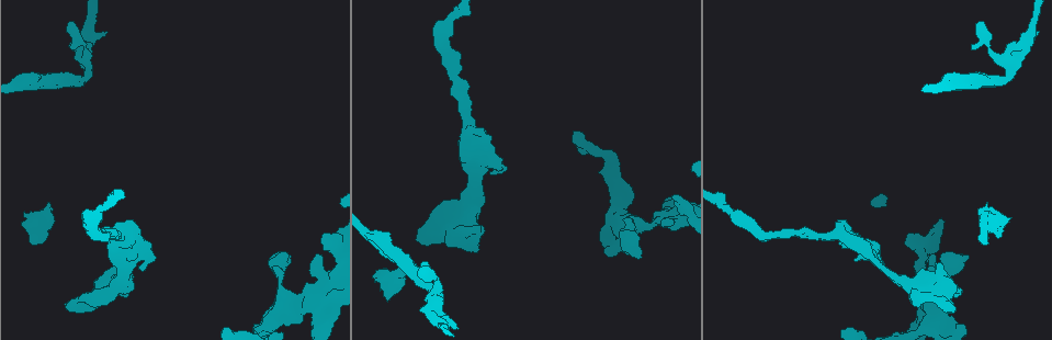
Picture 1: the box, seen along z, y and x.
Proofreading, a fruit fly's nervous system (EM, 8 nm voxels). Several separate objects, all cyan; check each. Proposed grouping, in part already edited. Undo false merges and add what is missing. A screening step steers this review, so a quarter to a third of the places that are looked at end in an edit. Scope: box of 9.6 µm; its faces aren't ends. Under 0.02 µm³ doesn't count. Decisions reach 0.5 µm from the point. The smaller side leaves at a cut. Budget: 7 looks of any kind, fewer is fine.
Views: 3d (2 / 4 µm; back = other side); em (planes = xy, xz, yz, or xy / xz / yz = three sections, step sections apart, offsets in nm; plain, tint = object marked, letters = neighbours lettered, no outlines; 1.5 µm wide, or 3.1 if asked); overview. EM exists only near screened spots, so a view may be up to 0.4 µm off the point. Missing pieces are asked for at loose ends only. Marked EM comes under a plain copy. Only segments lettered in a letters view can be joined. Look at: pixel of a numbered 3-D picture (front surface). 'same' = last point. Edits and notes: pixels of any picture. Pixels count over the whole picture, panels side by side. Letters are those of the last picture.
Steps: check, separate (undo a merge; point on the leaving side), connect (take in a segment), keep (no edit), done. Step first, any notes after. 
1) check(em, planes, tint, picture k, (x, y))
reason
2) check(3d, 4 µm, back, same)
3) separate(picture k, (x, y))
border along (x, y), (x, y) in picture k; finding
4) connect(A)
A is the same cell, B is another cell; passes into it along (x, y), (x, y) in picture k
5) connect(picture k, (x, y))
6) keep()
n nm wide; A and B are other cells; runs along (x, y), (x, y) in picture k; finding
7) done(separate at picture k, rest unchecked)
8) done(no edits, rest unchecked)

check(em, planes, letters, picture 1, (674, 199))
an open end

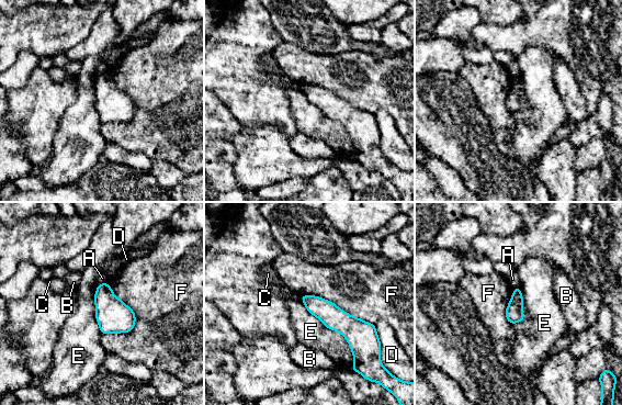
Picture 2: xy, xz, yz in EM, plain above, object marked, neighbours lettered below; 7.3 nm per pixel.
keep()
E touches over 600 nm; A, B, C, D, E and F are other cells; border along (301, 300), (346, 339), (352, 367) in picture 2; none of them fits

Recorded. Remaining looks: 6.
check(em, xy, step 4, letters, picture 1, (960, 289))
free end

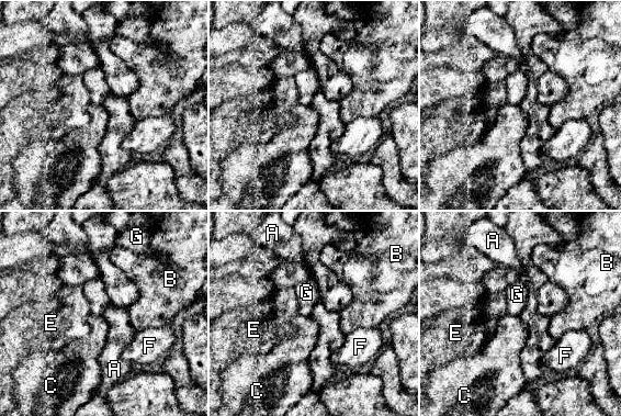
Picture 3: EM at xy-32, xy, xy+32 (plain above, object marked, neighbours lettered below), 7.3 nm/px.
check(em, xz, step 4, letters, same)
cut it another way

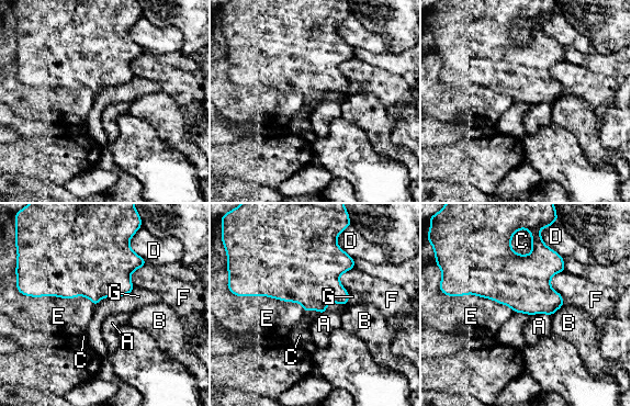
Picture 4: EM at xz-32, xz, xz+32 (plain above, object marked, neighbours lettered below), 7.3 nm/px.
keep()
E touches over 440 nm; A, B, C, D, E, F and G are other cells; border along (134, 288), (103, 296), (94, 306) in picture 4; none of them fits

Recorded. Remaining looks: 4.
check(3d, 4 µm, picture 1, (423, 273))
an open end

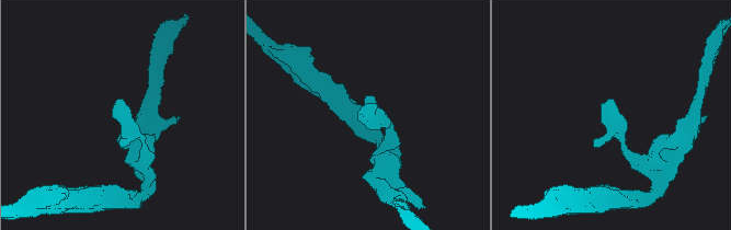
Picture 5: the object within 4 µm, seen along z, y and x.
check(em, yz, step 4, letters, picture 5, (364, 115))

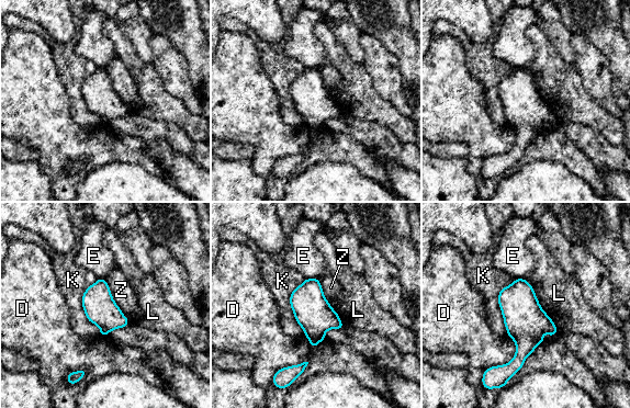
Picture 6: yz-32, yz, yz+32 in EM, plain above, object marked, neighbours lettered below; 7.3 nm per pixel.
keep()
240 nm wide; D, E, K, L and Z are other cells; border along (104, 279), (114, 303), (130, 322) in picture 6; none of them fits

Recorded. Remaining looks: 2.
done(no edits, rest unchecked)

